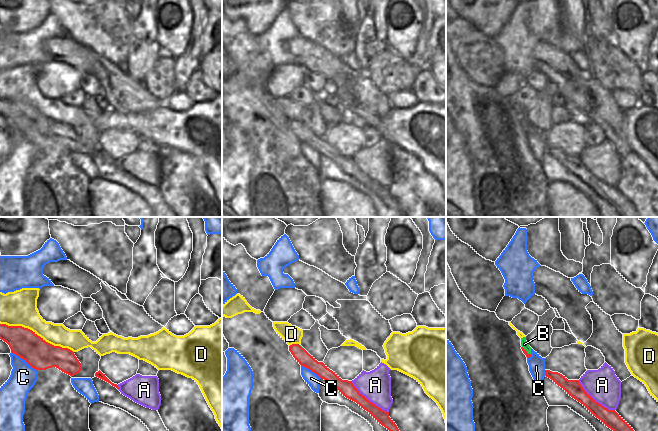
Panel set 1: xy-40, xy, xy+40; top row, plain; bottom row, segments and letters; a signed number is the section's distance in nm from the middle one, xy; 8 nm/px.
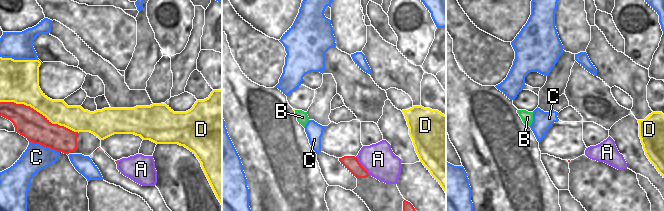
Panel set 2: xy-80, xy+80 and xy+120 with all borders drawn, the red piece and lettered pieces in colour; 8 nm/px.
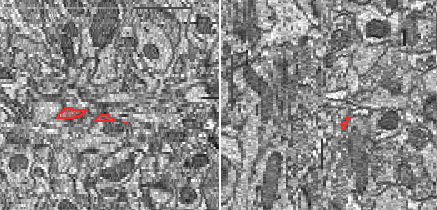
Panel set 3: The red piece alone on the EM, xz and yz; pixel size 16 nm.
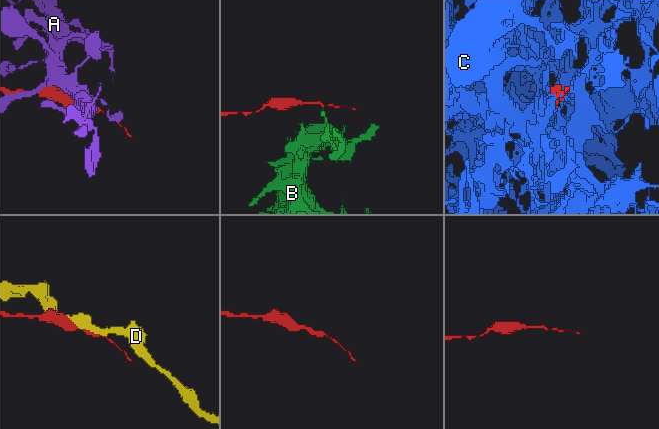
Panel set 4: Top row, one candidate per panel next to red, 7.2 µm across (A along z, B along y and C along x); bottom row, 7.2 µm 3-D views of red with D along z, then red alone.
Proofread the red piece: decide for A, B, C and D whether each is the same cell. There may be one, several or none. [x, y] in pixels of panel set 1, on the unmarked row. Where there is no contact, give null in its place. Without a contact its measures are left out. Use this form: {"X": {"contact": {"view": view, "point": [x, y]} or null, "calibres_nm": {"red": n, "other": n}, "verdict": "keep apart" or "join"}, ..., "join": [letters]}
{"A": {"contact": {"view": "xy+40", "point": [594, 176]}, "calibres_nm": {"red": 140, "other": 260}, "verdict": "keep apart"}, "B": {"contact": {"view": "xy+40", "point": [526, 127]}, "calibres_nm": {"red": 30, "other": 60}, "verdict": "keep apart"}, "C": {"contact": {"view": "xy-40", "point": [24, 135]}, "calibres_nm": {"red": 240, "other": 220}, "verdict": "keep apart"}, "D": {"contact": {"view": "xy-40", "point": [36, 110]}, "calibres_nm": {"red": 240, "other": 280}, "verdict": "keep apart"}, "join": []}

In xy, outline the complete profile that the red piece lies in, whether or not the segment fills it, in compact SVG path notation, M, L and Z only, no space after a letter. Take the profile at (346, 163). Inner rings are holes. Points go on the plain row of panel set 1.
M299 120L290 121L289 127L301 142L308 144L321 155L330 158L343 172L356 178L366 186L379 200L390 208L401 212L397 201L389 193L389 188L382 186L360 170L351 157L342 156L335 148L330 146L323 138L318 138Z

